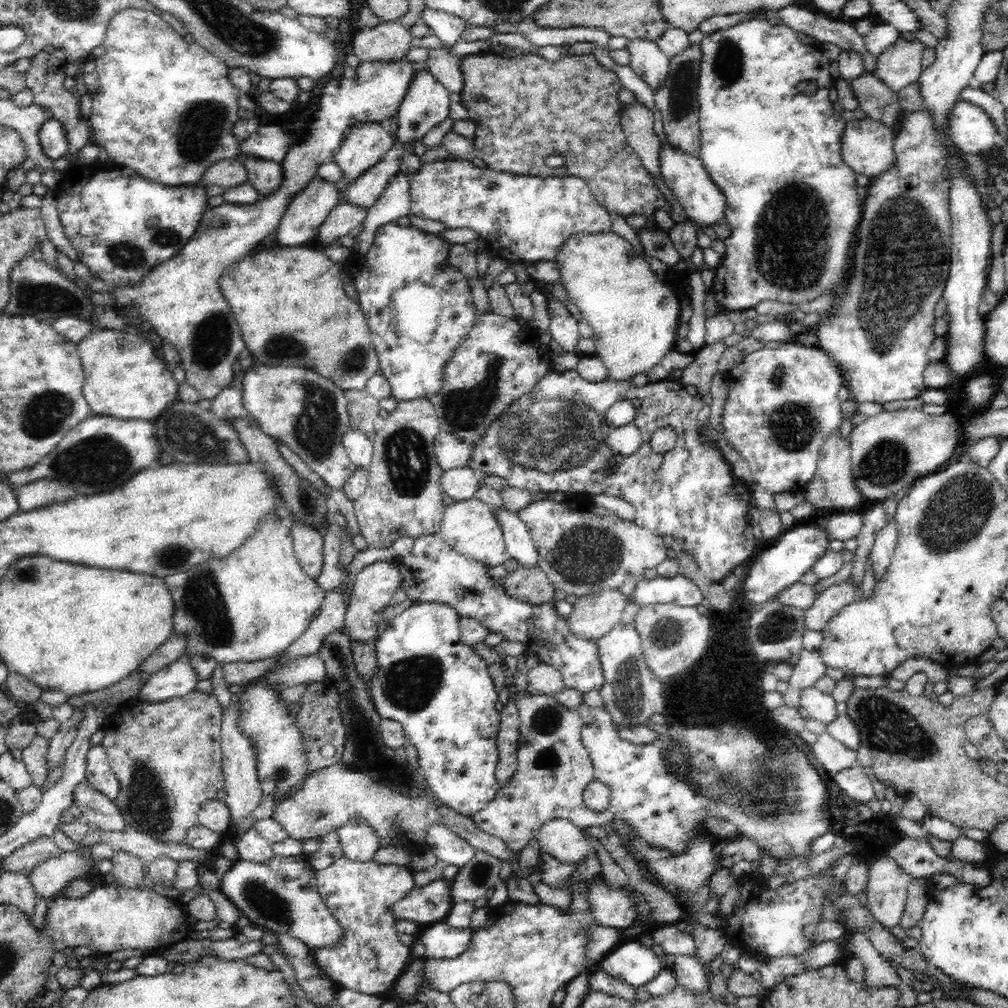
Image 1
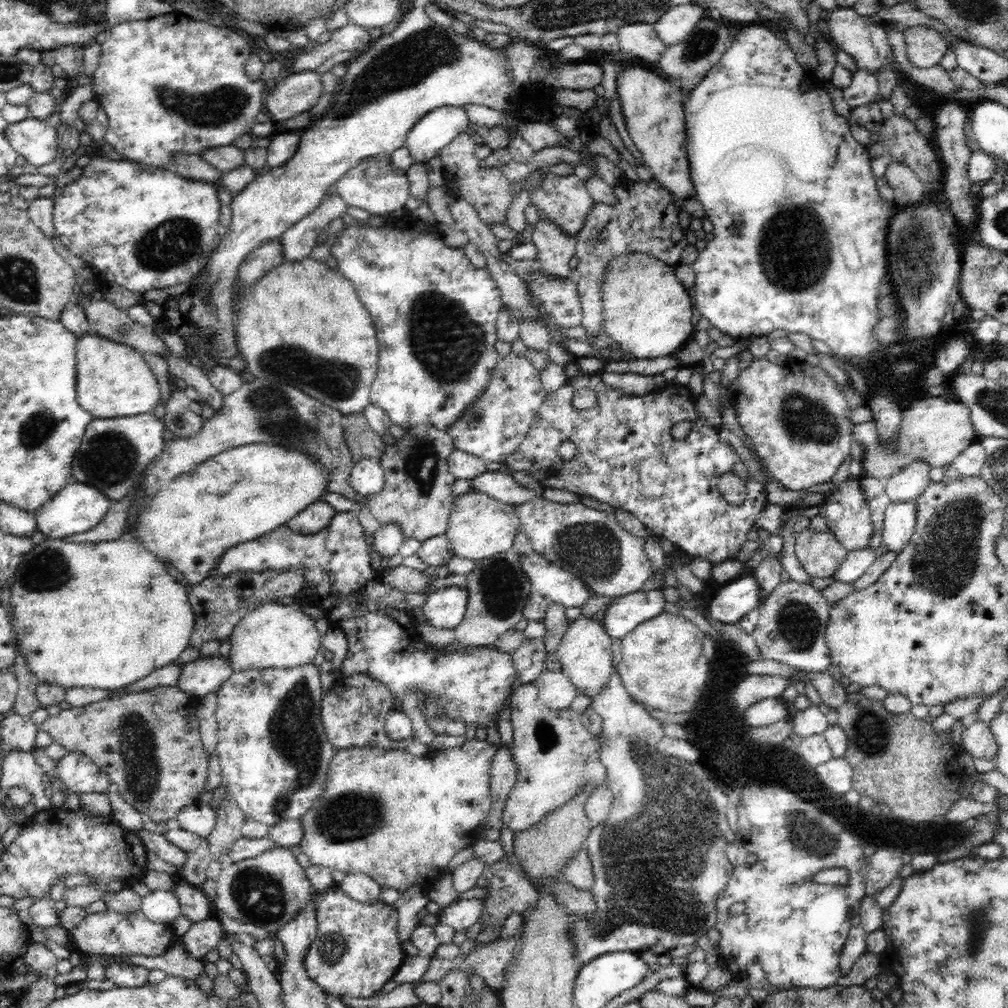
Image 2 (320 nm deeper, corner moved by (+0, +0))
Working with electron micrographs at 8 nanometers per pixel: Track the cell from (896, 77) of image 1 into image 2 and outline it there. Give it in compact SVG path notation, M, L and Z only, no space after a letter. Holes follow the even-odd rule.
M911 26L903 32L908 59L915 68L928 69L937 66L949 50L946 37L935 28Z

